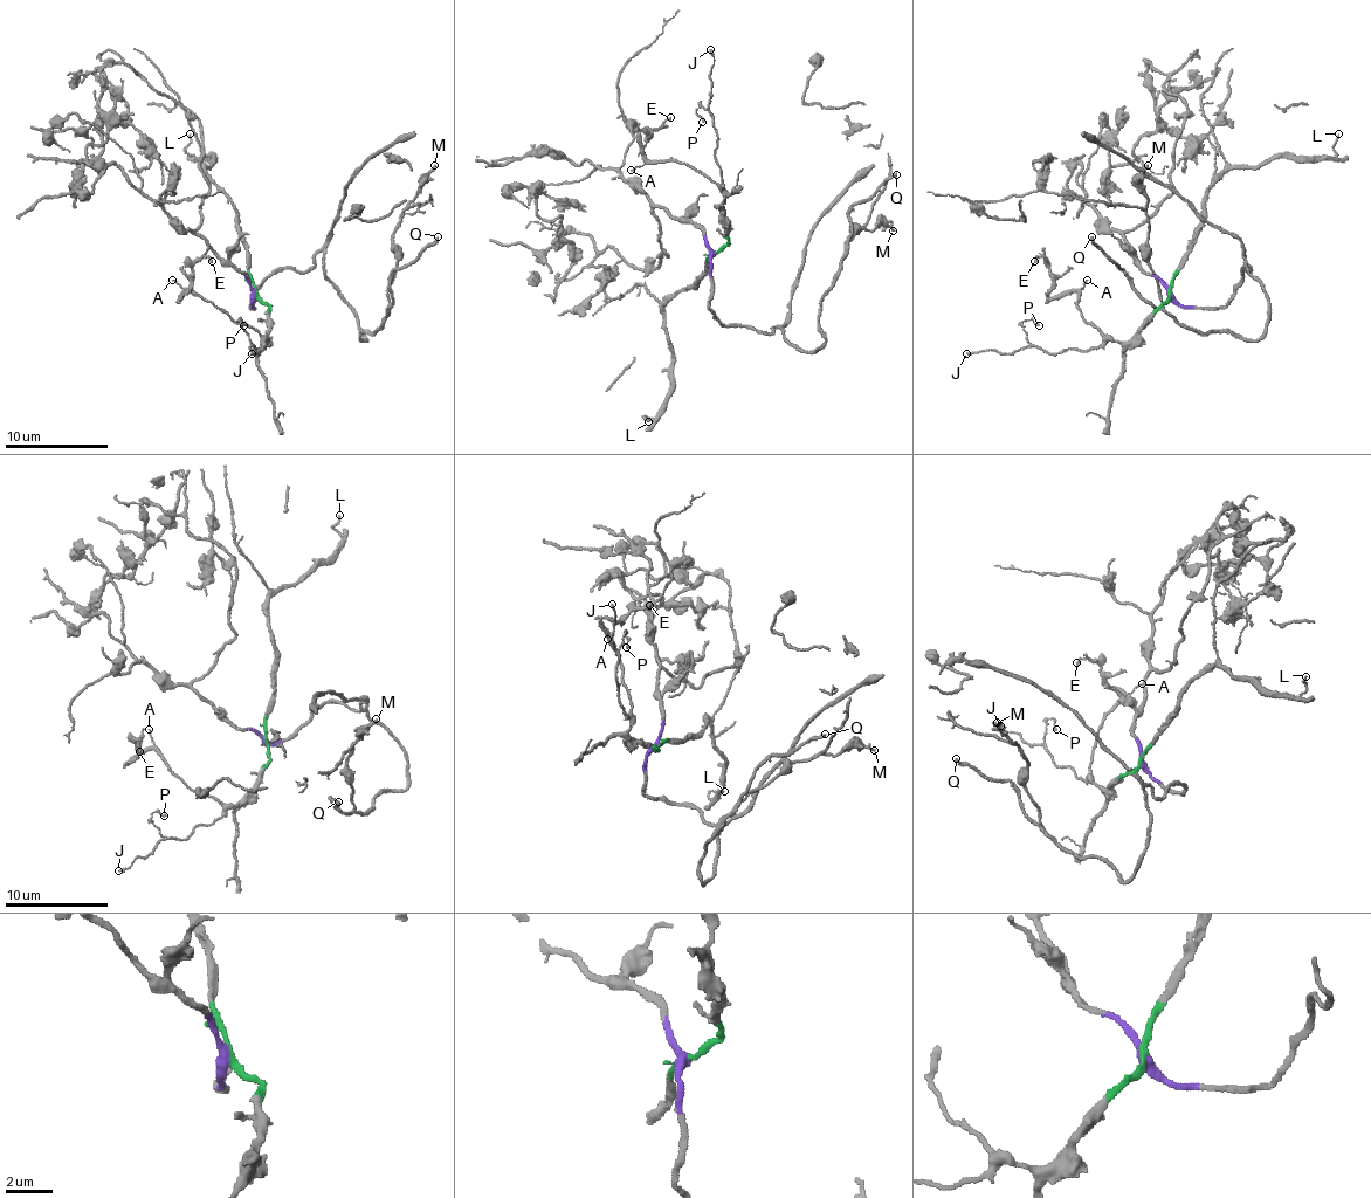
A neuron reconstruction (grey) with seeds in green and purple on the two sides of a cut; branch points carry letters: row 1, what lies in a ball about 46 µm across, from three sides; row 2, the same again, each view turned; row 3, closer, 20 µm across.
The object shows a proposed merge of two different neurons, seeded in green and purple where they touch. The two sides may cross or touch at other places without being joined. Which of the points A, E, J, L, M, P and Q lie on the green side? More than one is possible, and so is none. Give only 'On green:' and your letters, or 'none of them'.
On green: A, E, J, L, P

